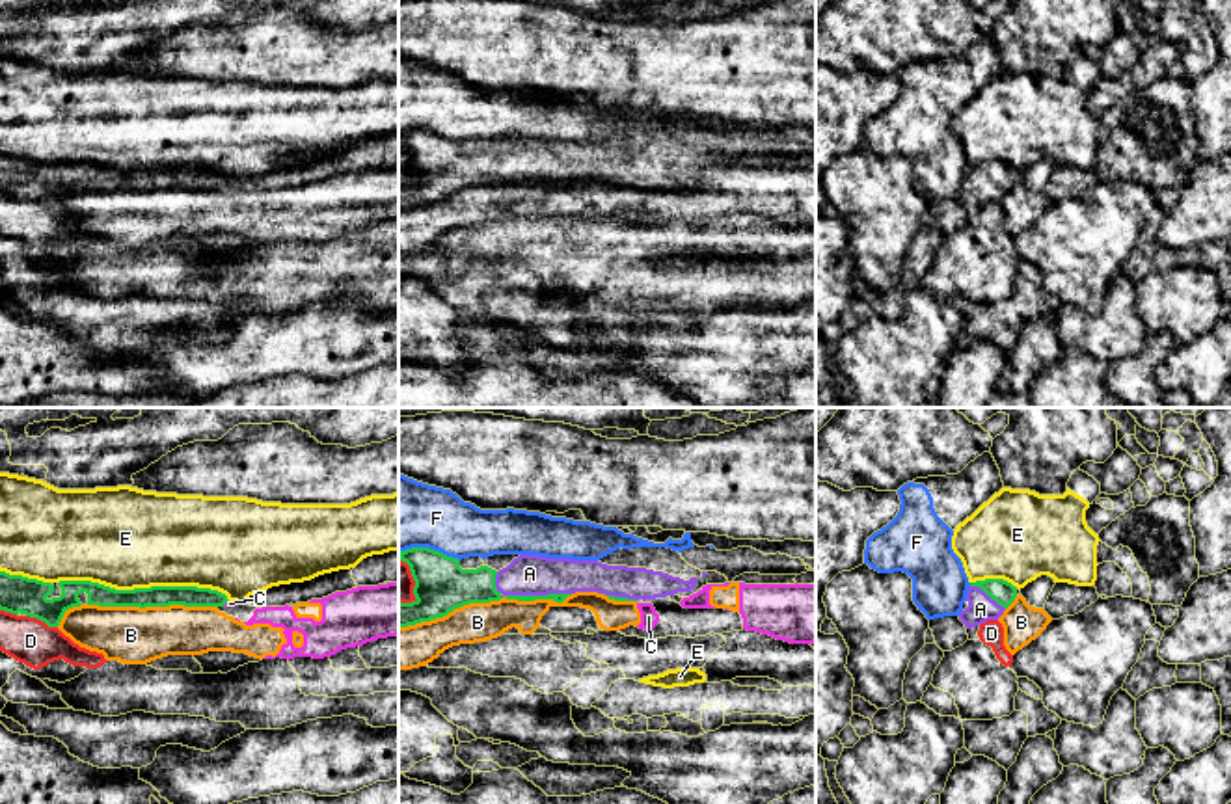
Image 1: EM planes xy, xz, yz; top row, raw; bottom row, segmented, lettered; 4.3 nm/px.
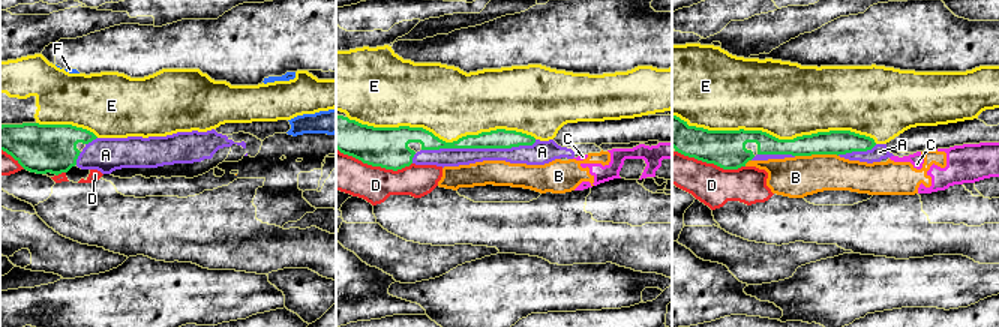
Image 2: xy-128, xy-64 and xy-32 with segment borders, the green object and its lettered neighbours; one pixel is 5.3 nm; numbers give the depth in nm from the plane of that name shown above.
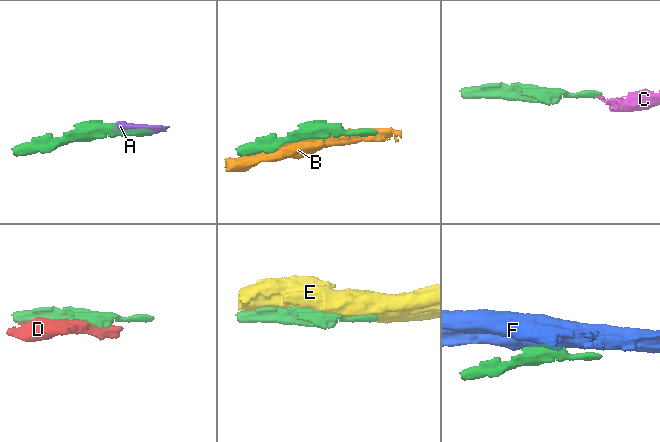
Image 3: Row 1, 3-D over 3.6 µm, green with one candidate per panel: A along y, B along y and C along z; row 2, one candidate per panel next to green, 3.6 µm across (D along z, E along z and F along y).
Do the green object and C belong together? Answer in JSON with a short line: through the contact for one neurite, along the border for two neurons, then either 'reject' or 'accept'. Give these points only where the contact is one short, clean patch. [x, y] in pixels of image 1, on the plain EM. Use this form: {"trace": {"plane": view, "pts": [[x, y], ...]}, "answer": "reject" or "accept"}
{"trace": {"plane": "xy", "pts": [[228, 183], [222, 188]]}, "answer": "reject"}

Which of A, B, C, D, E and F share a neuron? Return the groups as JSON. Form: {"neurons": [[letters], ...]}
{"neurons": [["A"], ["B", "C"], ["D"], ["E"], ["F"]]}

